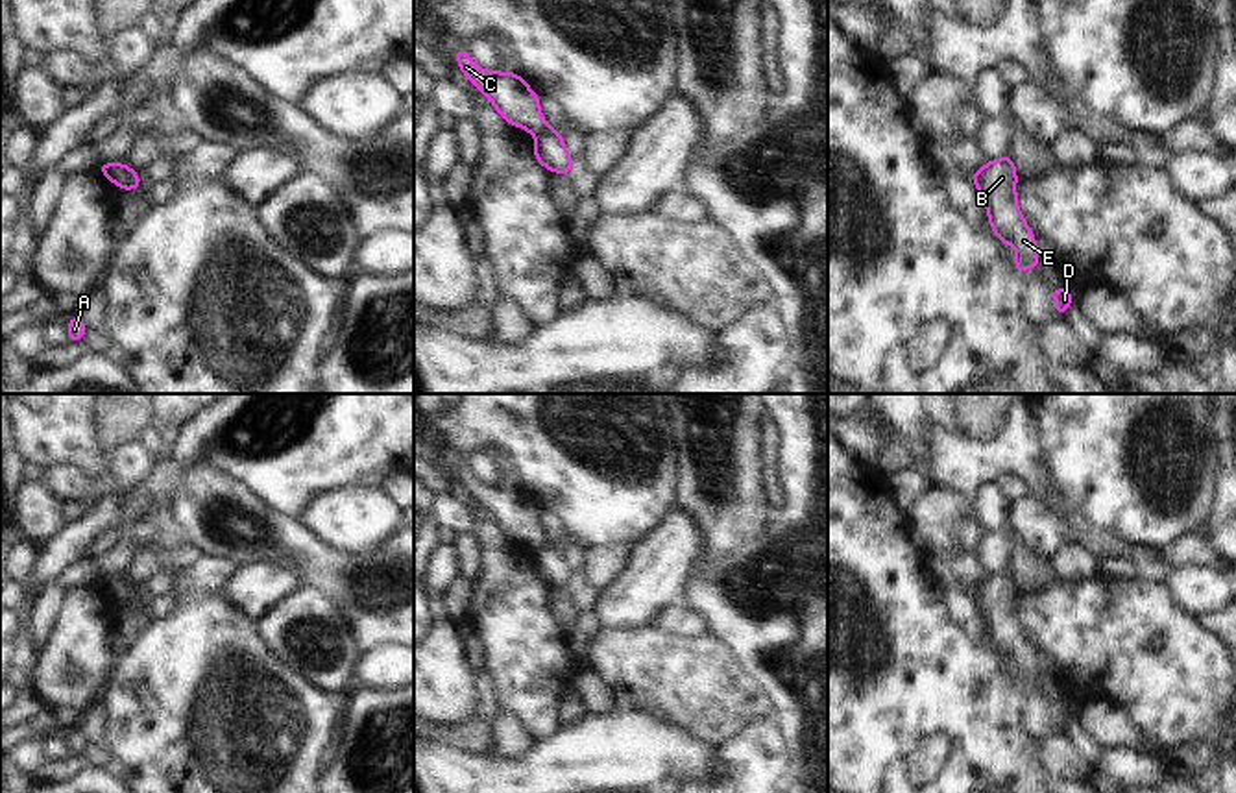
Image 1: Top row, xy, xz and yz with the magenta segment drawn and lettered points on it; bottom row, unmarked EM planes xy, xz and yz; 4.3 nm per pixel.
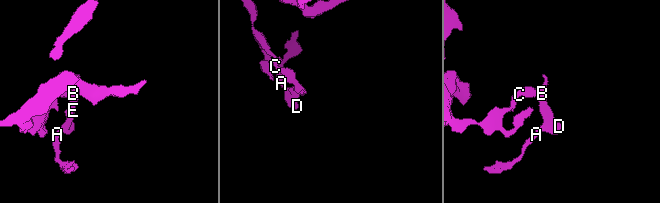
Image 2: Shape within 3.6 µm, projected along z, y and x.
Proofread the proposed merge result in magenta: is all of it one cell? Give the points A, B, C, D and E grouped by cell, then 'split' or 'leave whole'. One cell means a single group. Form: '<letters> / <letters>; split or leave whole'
A B D E / C; split

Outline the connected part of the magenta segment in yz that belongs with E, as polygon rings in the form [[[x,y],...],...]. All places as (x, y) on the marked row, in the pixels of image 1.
[[[1009,155],[987,161],[979,172],[977,190],[988,211],[988,224],[998,240],[1007,248],[1012,240],[1018,251],[1012,255],[1016,270],[1025,275],[1027,268],[1040,268],[1036,242],[1031,227],[1024,222],[1016,201],[1014,161]]]

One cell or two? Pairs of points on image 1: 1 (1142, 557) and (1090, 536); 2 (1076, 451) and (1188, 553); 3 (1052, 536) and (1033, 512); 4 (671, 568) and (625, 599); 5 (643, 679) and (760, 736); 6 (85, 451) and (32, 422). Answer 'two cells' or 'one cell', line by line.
1: one cell
2: two cells
3: one cell
4: one cell
5: two cells
6: one cell

